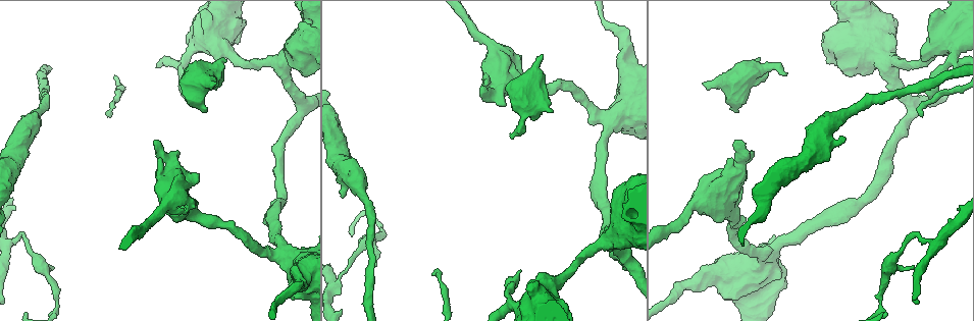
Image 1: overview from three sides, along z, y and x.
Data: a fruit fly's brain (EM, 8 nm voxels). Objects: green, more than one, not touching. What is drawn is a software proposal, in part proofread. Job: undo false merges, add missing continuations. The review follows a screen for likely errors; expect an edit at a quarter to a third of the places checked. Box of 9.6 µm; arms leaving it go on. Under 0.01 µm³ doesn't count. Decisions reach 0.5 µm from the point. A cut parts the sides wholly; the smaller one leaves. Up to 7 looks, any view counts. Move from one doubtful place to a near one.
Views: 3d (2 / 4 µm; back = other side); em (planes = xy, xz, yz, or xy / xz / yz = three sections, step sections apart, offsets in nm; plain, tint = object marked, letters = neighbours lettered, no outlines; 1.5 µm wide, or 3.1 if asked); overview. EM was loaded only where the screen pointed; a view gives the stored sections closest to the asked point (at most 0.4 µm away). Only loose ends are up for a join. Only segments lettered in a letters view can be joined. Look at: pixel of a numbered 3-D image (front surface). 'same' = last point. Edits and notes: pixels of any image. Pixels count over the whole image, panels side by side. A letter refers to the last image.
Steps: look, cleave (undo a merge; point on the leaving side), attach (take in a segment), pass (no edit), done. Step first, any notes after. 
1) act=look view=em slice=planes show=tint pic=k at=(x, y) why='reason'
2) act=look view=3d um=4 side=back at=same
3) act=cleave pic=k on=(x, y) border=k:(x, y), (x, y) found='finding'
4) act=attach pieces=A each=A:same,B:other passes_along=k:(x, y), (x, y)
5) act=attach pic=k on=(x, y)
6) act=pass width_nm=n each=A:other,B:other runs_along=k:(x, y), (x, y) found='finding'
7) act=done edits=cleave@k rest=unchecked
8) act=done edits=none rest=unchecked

act=look view=em slice=yz step=4 show=letters pic=1 at=(552, 109) why='branch stops here'

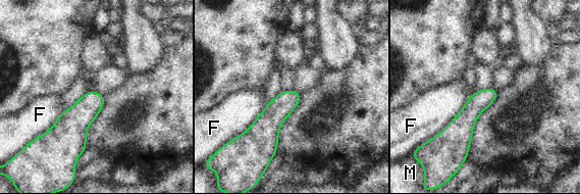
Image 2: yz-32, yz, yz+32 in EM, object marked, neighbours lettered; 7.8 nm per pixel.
act=pass each=F:other,M:other found='no lettered segment goes on from it'

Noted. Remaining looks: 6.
act=look view=em slice=planes show=letters pic=1 at=(153, 141) why='branch stops here'

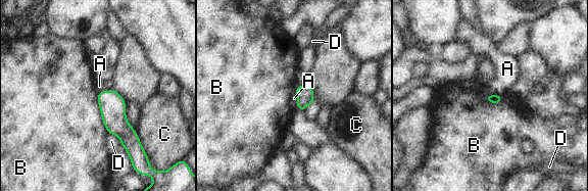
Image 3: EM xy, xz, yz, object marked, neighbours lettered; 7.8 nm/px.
act=pass each=A:other,B:other,C:other,D:other border=3:(97, 93), (100, 117), (108, 133) found='no lettered segment goes on from it'

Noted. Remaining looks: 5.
act=look view=em slice=planes show=tint pic=1 at=(345, 196) why='an open end'

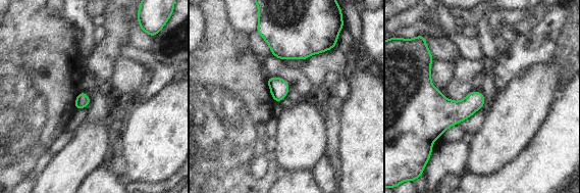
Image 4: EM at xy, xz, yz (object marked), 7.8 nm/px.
act=look view=em slice=planes show=letters at=same why='what lies round it'

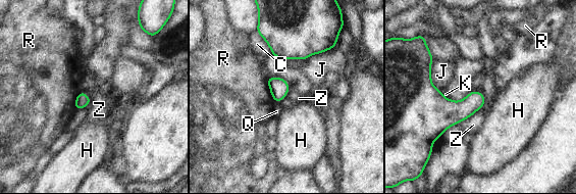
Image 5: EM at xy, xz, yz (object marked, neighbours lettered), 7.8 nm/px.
act=pass each=C:other,H:other,J:other,K:other,Q:other,R:other,Z:other border=5:(481, 108), (457, 124) found='no lettered segment goes on from it'

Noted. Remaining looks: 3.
act=done edits=none rest=unchecked

